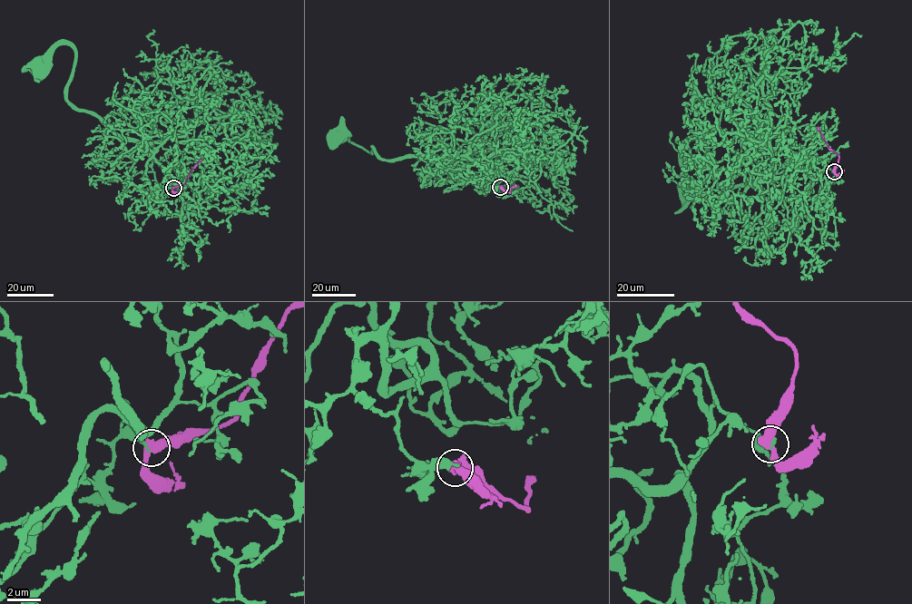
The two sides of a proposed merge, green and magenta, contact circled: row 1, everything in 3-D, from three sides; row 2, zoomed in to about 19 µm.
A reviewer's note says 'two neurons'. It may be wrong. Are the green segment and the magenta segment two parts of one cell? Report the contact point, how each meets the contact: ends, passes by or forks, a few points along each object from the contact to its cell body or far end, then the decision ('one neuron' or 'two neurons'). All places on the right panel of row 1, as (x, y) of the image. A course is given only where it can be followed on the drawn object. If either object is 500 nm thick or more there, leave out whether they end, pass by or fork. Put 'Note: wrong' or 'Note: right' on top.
Note: right
place (834, 171); course green (834, 171), (830, 199), (821, 201), (819, 177), (722, 185), (693, 140), (682, 167), (691, 187); course magenta (834, 171), (838, 156), (828, 147), (817, 127); two neurons

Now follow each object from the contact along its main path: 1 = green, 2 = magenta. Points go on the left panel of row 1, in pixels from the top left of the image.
1: (172, 188), (155, 199), (171, 184), (157, 160), (72, 108), (72, 47), (61, 43), (37, 66)
2: (172, 188), (184, 183), (201, 159)

